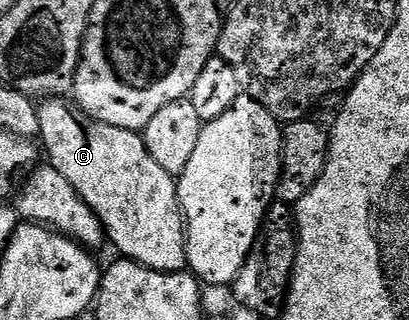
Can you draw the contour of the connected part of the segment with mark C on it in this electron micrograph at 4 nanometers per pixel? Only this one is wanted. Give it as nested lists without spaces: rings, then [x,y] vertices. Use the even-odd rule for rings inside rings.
[[[61,96],[46,98],[37,107],[39,118],[40,145],[47,157],[48,165],[53,166],[59,176],[64,176],[67,184],[79,192],[79,196],[95,212],[103,224],[105,237],[118,250],[121,258],[130,258],[140,266],[159,272],[180,274],[187,266],[185,247],[185,218],[181,214],[181,202],[177,199],[177,178],[163,172],[159,164],[147,152],[144,137],[138,131],[115,128],[89,117],[75,109],[72,101]]]

